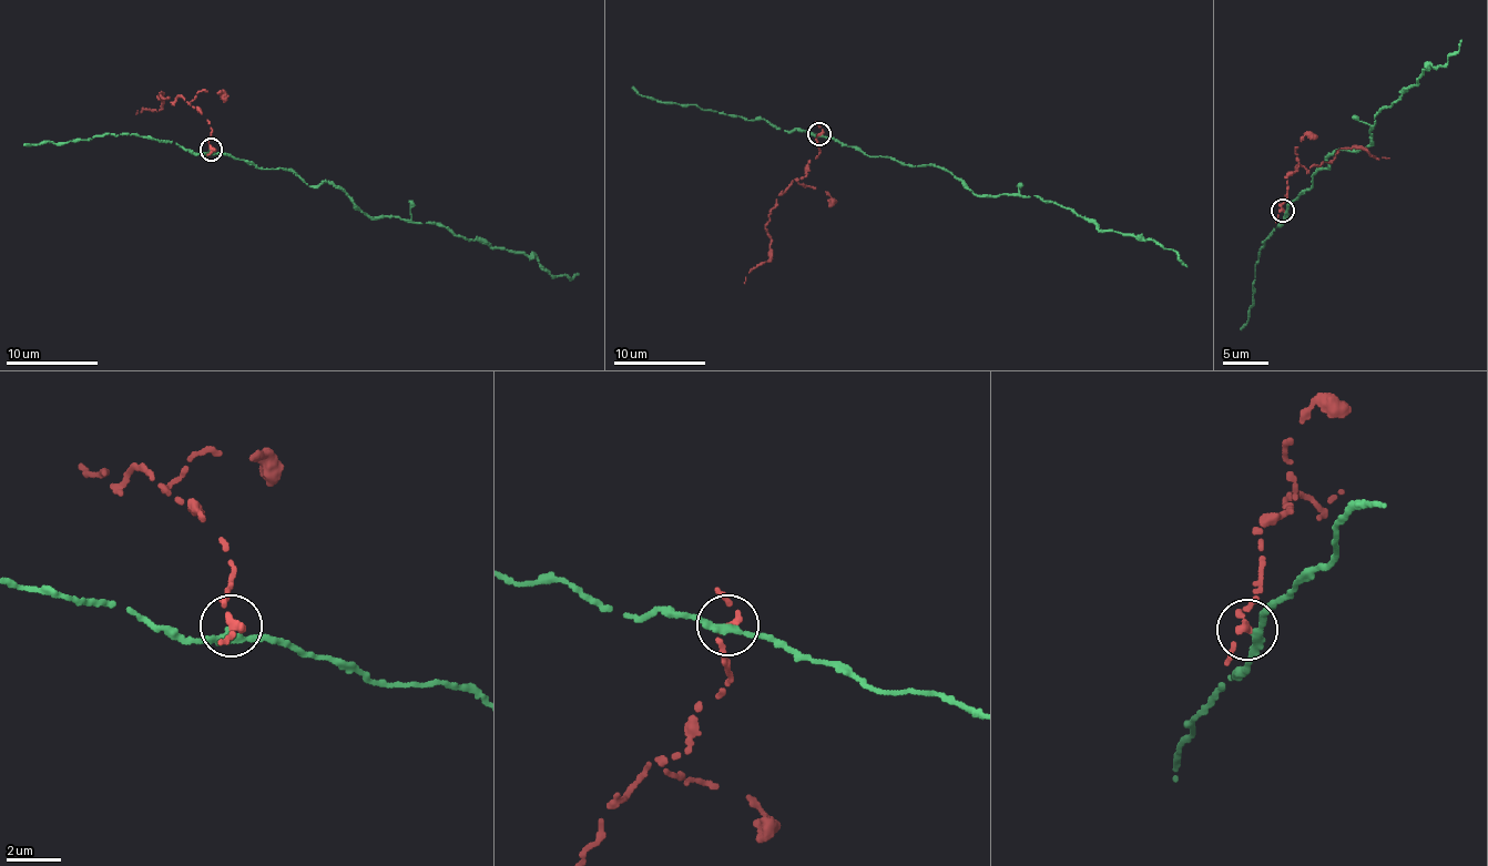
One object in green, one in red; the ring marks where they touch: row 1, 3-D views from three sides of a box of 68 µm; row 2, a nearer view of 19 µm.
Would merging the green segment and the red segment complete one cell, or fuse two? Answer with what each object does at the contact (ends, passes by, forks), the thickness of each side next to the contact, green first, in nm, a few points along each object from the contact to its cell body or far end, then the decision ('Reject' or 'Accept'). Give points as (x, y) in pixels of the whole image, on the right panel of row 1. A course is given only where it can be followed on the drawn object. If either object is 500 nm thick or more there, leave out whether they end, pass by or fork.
At the ring green passes by. At the ring red passes by. Thickness 260 nm (green) against 220 nm. Course of green: (1284, 211), (1312, 187), (1316, 169), (1329, 170), (1327, 153), (1372, 144), (1374, 115), (1460, 39). Course of red: (1282, 211), (1286, 175), (1295, 166), (1310, 171), (1342, 149), (1389, 159). Reject

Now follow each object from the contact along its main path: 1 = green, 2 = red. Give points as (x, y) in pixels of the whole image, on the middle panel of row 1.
1: (818, 135), (868, 155), (939, 166), (979, 196), (1038, 195), (1087, 217), (1100, 231), (1160, 243), (1188, 266)
2: (818, 133), (818, 156), (780, 196), (767, 216), (770, 260), (752, 271), (745, 283)

